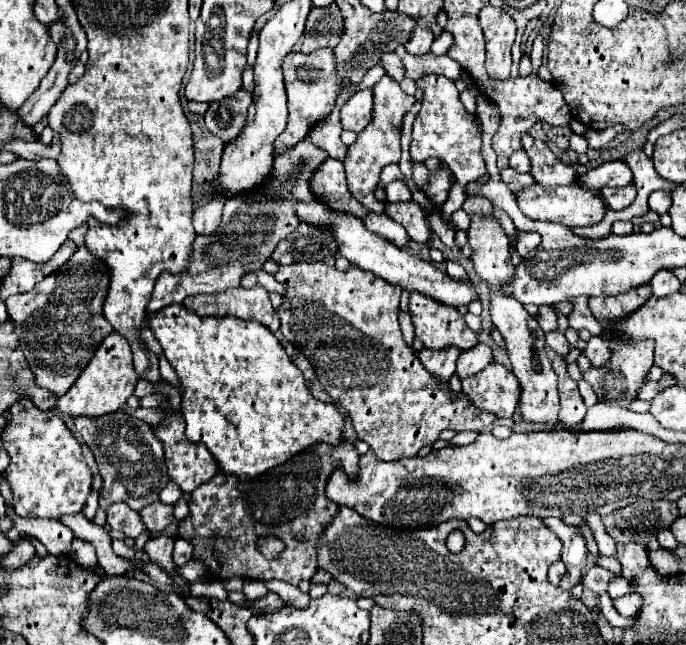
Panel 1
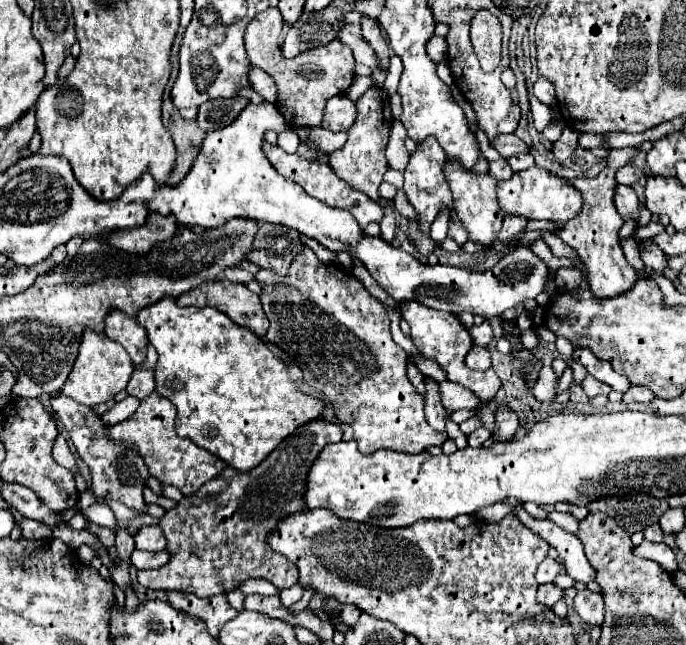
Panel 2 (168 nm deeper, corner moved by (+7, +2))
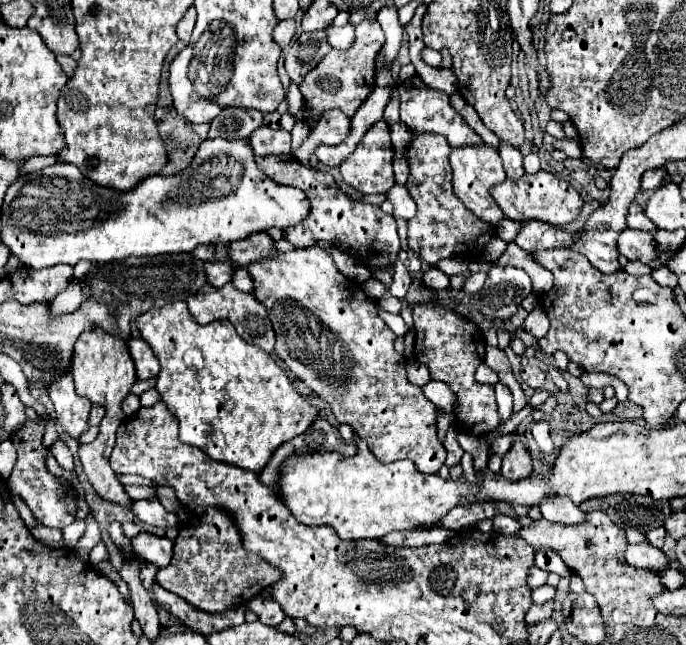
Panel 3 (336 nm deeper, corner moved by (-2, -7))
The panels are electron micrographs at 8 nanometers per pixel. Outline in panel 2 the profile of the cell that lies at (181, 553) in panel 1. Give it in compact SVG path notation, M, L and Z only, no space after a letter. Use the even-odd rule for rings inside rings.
M167 549L157 551L157 553L147 553L147 551L133 551L131 553L131 563L135 569L159 569L169 563L171 553Z

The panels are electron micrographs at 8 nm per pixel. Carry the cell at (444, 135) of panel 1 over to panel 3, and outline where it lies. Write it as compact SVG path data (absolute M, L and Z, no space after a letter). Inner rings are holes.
M418 76L404 82L402 88L398 88L398 94L400 94L400 120L412 130L412 134L424 132L442 134L448 138L450 146L468 146L474 142L482 142L482 138L478 138L478 134L474 134L474 130L470 130L470 126L462 120L462 116L452 108L450 96L434 88L428 88Z

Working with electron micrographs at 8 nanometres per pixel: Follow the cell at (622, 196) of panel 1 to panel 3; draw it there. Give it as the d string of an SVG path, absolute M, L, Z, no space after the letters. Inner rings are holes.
M632 202L632 204L630 204L630 210L628 210L628 226L630 226L630 228L636 228L636 230L650 232L652 236L656 234L656 226L646 218L644 210L642 210L636 202Z

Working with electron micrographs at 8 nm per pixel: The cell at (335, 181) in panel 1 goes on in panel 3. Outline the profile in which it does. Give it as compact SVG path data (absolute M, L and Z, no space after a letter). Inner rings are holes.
M270 154L270 156L258 156L256 164L270 180L286 186L296 186L310 200L310 214L298 226L282 230L284 240L288 240L294 248L310 248L318 242L326 242L342 250L344 254L352 252L348 256L352 256L358 264L366 266L370 272L394 266L400 252L400 238L398 238L396 222L392 214L382 212L380 206L352 200L336 186L332 176L316 172L314 168L308 168L294 158L290 162L288 160L284 162L274 158L274 154Z

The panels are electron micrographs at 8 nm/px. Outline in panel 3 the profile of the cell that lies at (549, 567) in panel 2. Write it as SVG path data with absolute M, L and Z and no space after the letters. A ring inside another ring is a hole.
M548 584L532 590L532 604L546 604L548 600L554 598L554 592L556 592L556 590L554 590L552 586L548 586Z

